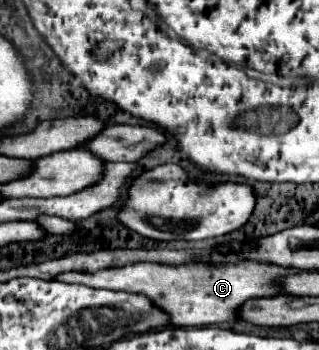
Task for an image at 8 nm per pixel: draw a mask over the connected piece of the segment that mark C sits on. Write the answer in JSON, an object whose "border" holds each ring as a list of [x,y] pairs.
{"border":[[[241,261],[239,265],[163,265],[163,263],[129,263],[95,273],[69,271],[59,273],[55,281],[81,283],[87,287],[119,289],[127,293],[143,293],[151,303],[169,317],[175,327],[207,327],[233,321],[237,307],[251,297],[273,297],[279,289],[273,287],[273,279],[281,273],[297,273],[295,269],[279,269],[277,265],[263,265],[255,261]]]}

